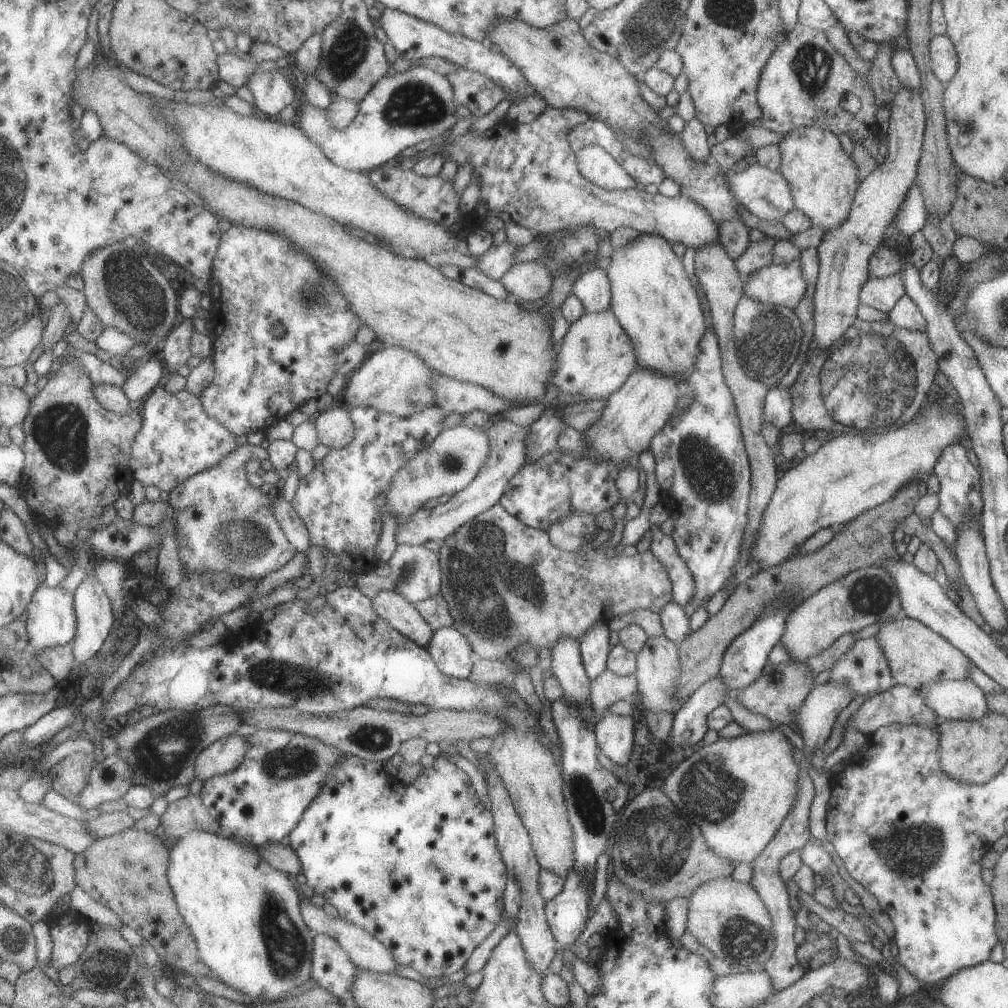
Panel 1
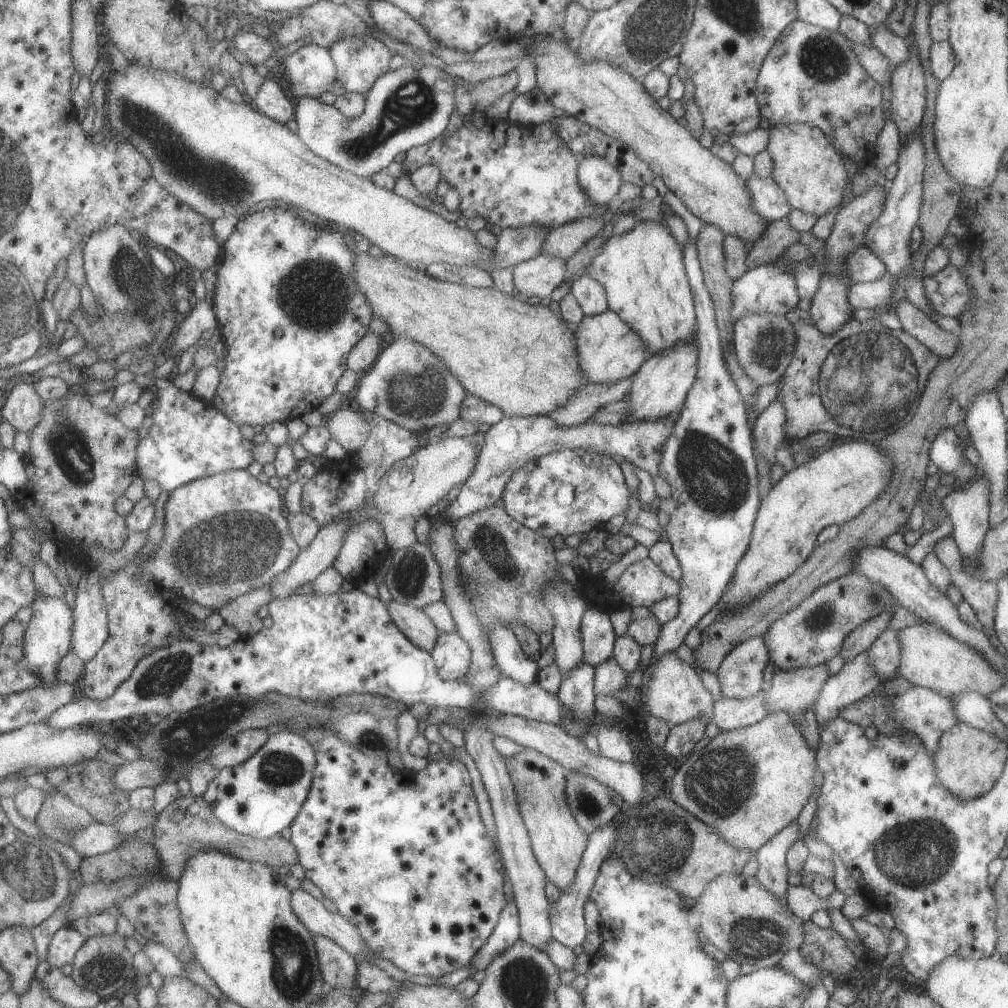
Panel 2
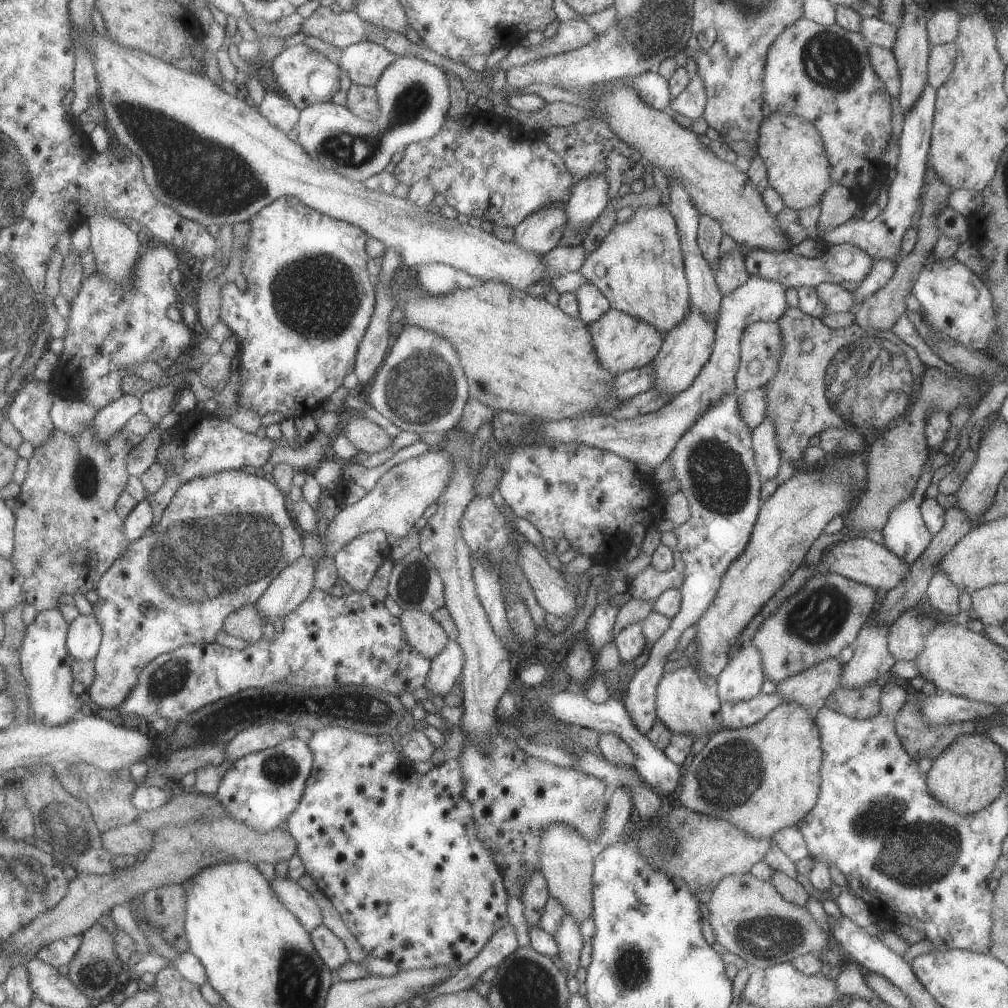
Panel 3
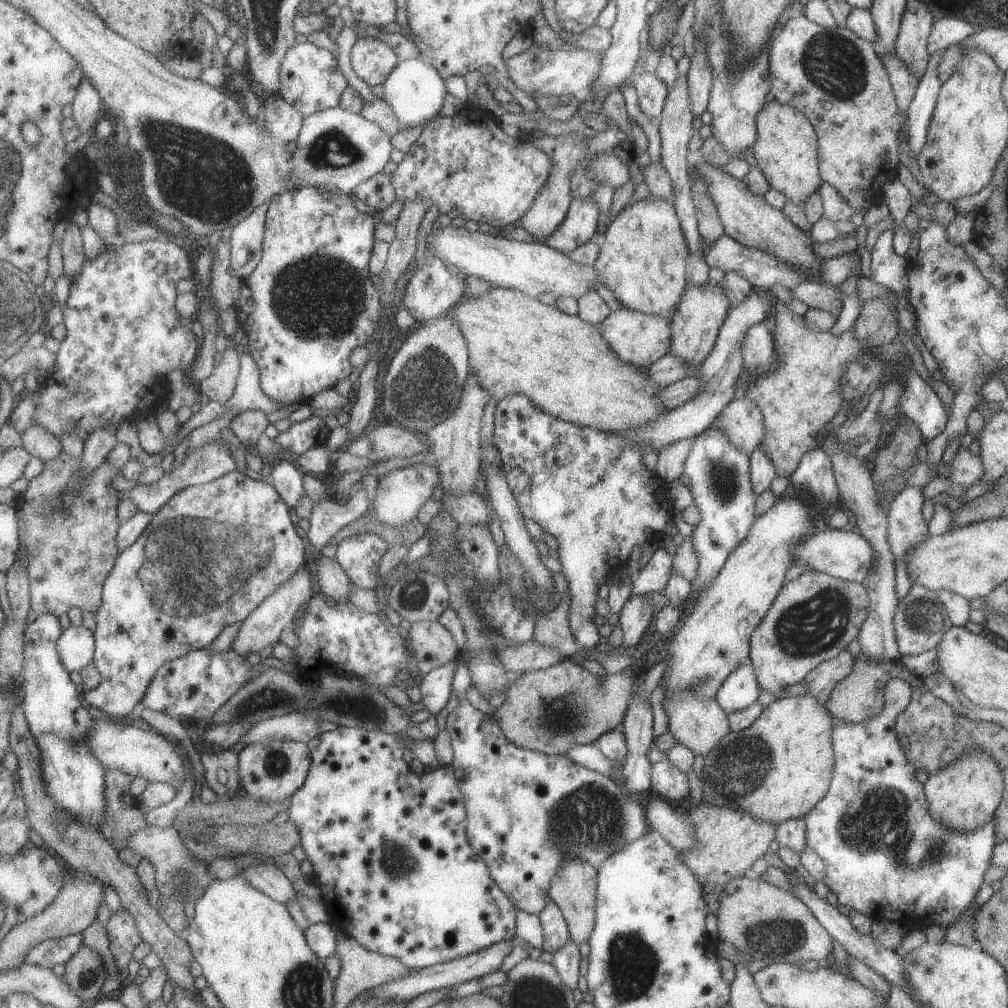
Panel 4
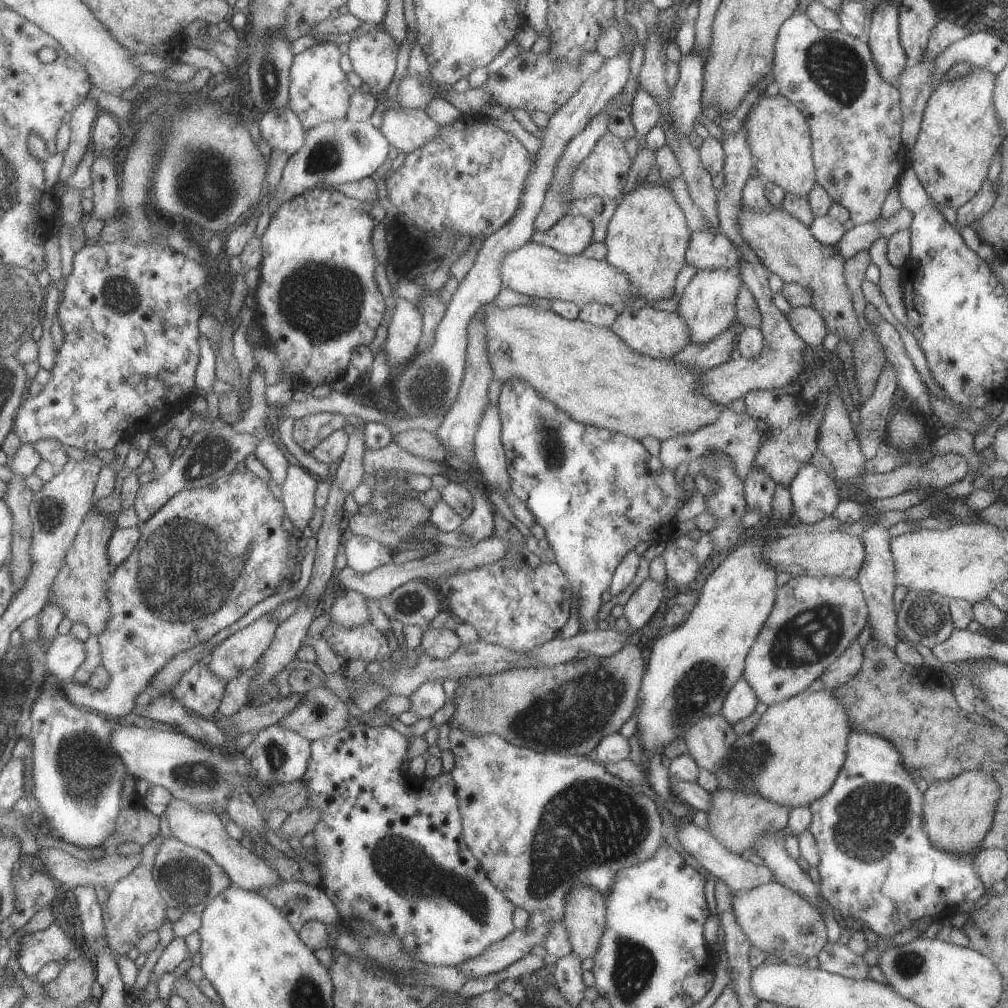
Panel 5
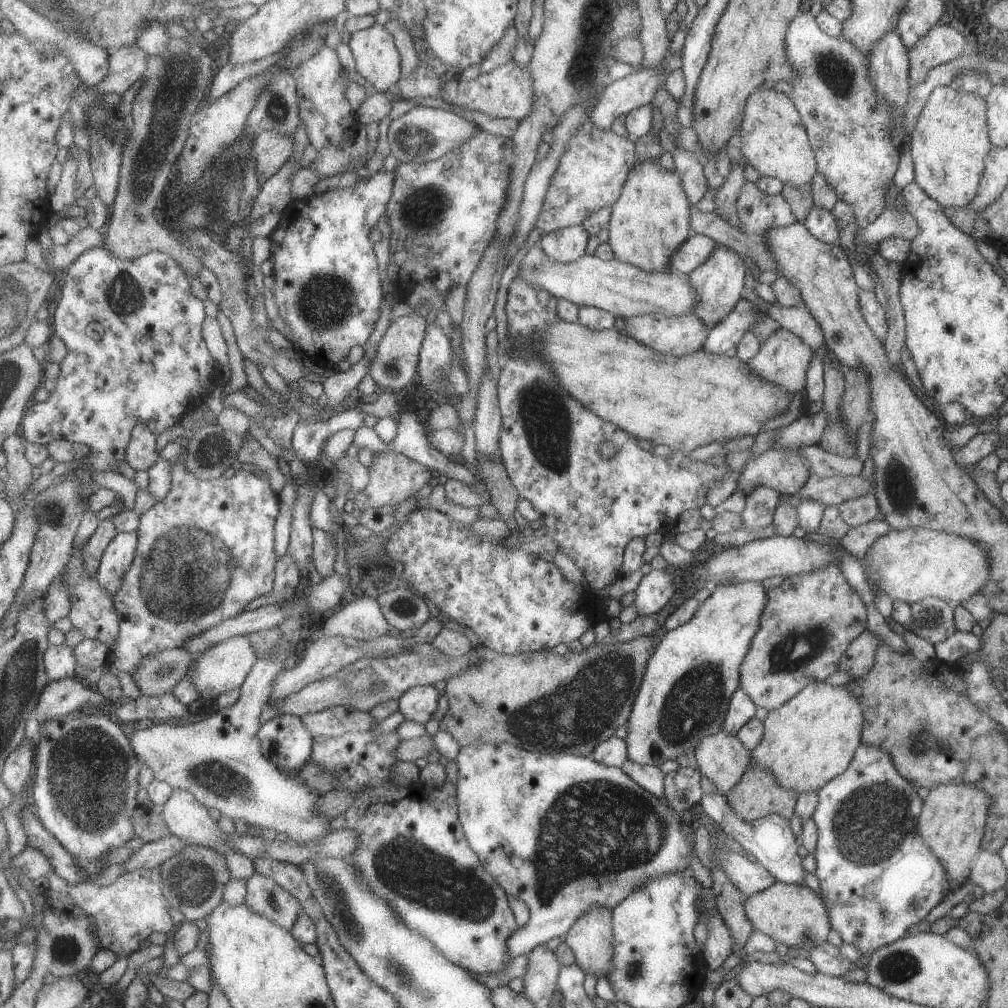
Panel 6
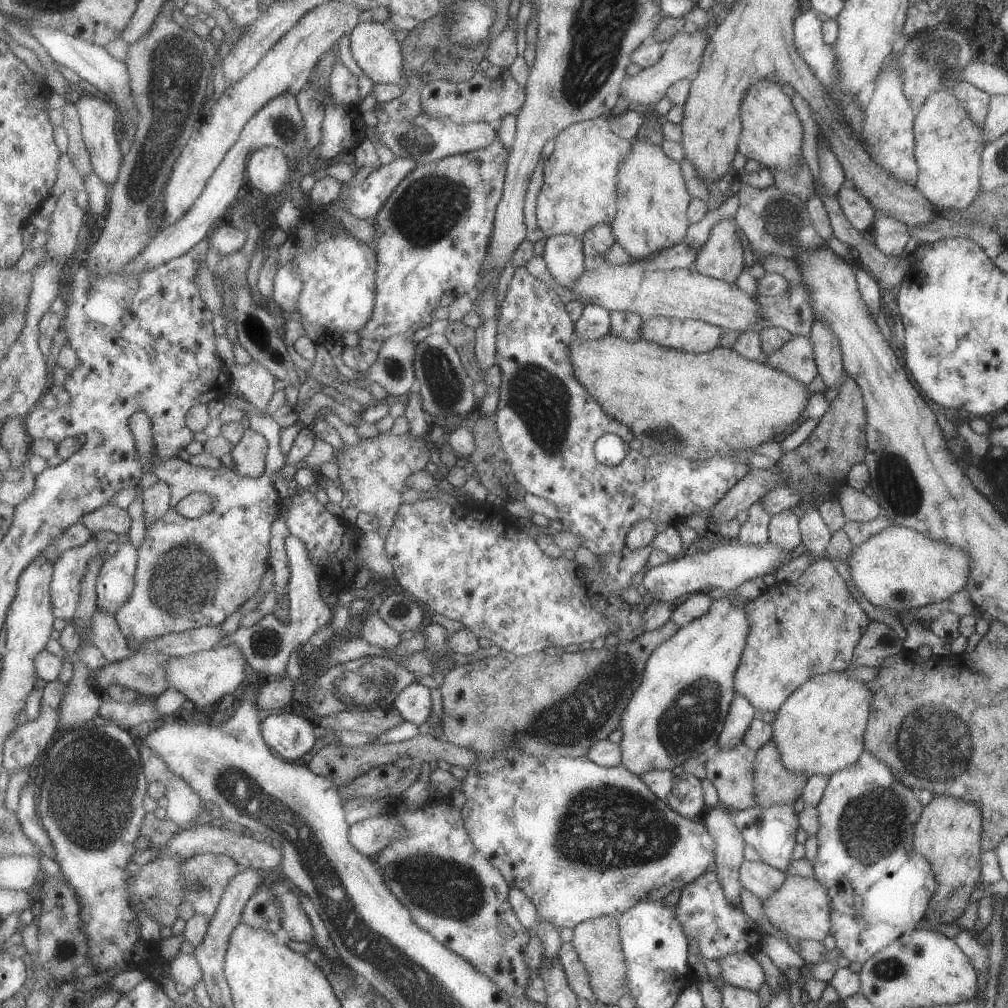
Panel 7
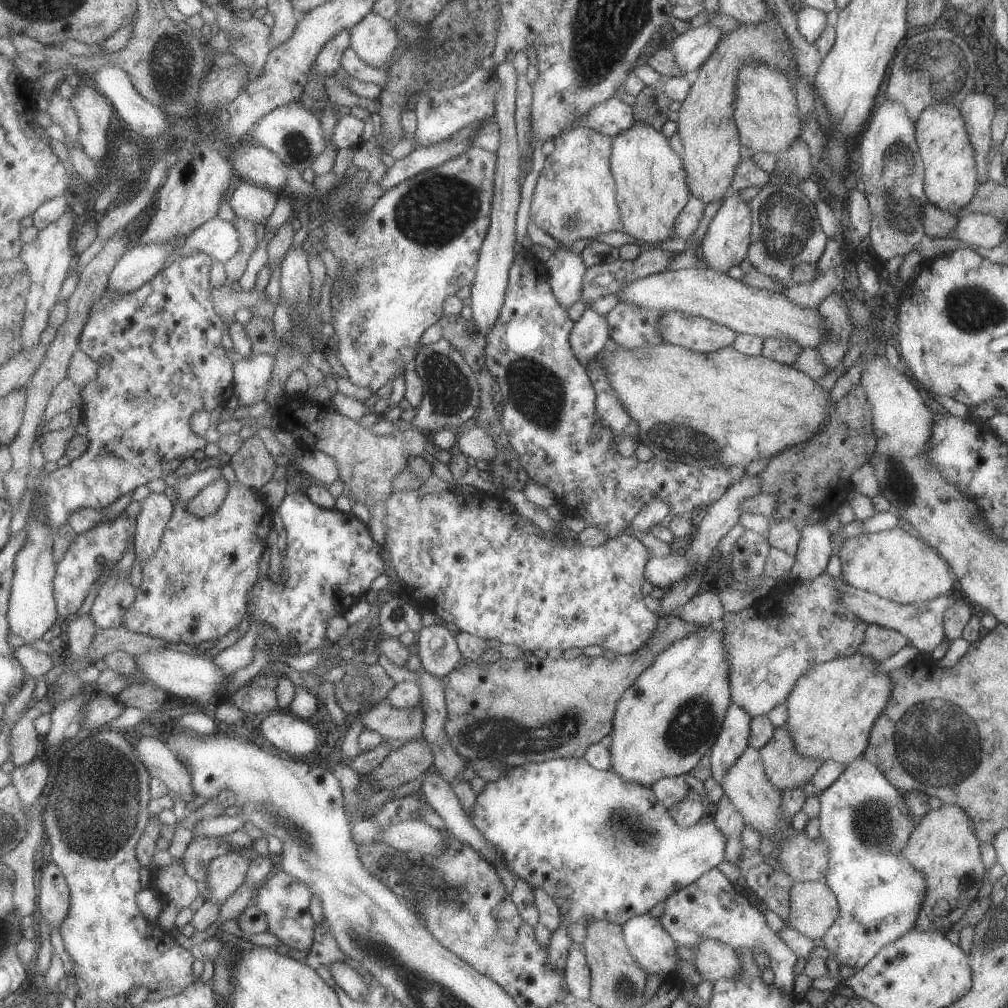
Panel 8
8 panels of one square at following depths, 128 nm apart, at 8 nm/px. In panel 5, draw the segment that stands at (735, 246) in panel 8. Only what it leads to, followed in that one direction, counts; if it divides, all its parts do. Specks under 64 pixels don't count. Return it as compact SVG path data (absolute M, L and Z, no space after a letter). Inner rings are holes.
M737 267L699 269L679 290L679 300L674 304L674 309L689 329L690 343L707 342L736 320L736 298L741 283Z

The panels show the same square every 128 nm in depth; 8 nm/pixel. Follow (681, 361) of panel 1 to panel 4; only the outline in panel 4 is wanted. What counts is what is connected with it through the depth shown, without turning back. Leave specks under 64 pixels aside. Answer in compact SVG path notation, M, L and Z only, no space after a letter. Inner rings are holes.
M649 196L637 202L631 201L613 218L603 234L605 242L599 246L599 254L592 265L600 278L599 283L613 293L623 308L669 317L687 288L685 274L688 271L688 250L671 203Z

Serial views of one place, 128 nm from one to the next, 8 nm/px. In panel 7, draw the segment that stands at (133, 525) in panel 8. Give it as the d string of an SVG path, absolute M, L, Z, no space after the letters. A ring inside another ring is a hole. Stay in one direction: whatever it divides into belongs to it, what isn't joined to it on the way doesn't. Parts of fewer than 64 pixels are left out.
M94 535L84 545L68 549L54 562L52 589L53 614L56 618L73 621L80 608L81 590L89 562L100 556L101 546Z

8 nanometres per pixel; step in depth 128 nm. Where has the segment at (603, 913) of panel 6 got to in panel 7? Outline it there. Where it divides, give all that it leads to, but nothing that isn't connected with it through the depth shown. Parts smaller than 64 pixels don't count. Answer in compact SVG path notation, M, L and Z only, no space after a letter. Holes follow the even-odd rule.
M595 916L574 929L571 941L585 966L593 997L604 1005L616 1005L628 998L627 966L620 946L619 926L613 916Z

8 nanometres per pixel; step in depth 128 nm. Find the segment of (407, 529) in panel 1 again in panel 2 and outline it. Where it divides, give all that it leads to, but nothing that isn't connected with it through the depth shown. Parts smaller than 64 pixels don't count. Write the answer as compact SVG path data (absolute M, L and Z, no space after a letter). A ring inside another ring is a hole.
M677 412L661 420L646 420L645 422L625 422L617 426L593 424L585 421L579 426L563 428L549 415L517 417L506 415L501 422L490 427L482 441L482 448L478 456L476 471L473 476L462 486L457 498L450 505L438 513L447 522L459 522L464 518L481 512L482 508L494 506L495 502L503 499L508 482L531 460L540 459L541 456L565 449L585 449L586 451L607 452L613 454L615 459L625 460L639 470L657 476L657 464L661 460L663 444L677 420Z

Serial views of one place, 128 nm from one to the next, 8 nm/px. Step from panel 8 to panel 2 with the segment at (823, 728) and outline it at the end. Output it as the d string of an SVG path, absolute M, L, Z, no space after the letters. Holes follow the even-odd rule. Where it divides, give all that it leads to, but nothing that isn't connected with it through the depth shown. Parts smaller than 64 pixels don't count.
M770 712L757 724L720 731L689 757L669 778L668 796L690 815L710 826L726 843L755 851L775 833L799 816L813 790L815 750L807 744L793 718L785 712Z

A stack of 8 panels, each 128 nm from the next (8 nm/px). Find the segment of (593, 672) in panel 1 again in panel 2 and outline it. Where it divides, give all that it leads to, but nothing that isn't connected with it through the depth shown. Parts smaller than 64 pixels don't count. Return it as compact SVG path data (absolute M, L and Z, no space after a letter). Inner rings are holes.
M599 607L585 609L582 620L584 640L584 661L596 667L604 660L612 658L614 640L613 626L609 621L609 611Z

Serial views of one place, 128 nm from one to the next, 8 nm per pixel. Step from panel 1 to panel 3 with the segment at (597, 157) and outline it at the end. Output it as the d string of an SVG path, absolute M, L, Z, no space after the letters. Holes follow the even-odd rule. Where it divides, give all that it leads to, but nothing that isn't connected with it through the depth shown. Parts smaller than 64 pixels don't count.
M589 174L572 188L571 200L566 204L569 226L588 230L608 206L609 184L599 174Z

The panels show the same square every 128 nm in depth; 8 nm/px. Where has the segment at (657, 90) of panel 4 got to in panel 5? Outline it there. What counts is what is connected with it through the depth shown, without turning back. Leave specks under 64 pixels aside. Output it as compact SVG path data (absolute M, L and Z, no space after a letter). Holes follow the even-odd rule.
M637 88L629 113L636 136L643 137L653 126L656 126L659 115L660 112L654 98L644 90Z

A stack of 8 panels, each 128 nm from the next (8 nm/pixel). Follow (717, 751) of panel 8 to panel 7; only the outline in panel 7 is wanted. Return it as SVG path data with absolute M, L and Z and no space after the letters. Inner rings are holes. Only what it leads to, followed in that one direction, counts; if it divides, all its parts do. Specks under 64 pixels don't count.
M734 694L716 748L733 748L735 744L740 744L747 726L755 716L753 706L743 696Z

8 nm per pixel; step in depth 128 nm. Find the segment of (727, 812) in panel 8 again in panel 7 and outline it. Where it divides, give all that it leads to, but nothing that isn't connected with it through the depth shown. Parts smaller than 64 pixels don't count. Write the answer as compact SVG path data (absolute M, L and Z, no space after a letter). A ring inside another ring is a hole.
M720 802L714 808L708 808L699 819L715 844L713 864L715 864L715 876L721 884L723 896L729 904L739 908L739 894L742 887L738 880L738 871L741 862L744 862L743 838L737 826L733 826L731 816L721 808Z

